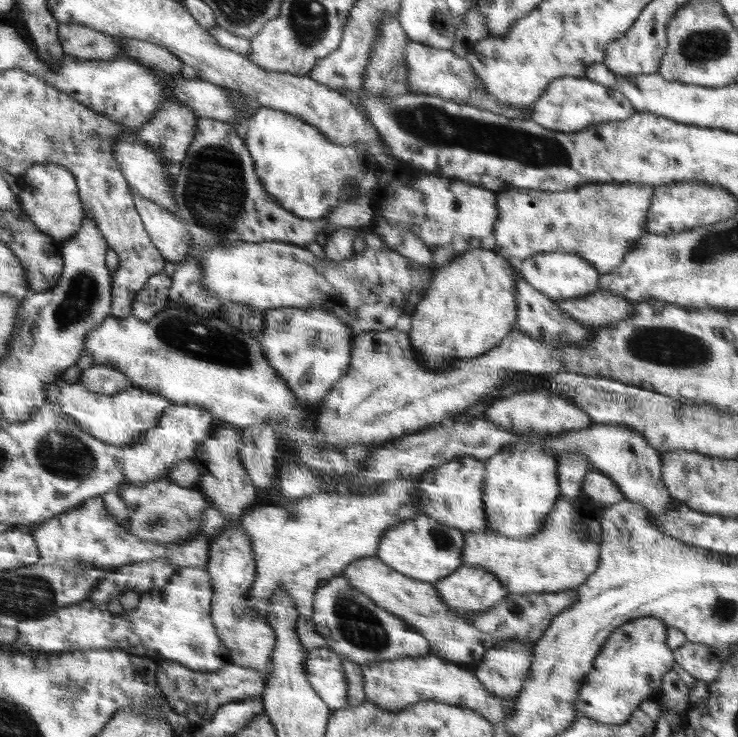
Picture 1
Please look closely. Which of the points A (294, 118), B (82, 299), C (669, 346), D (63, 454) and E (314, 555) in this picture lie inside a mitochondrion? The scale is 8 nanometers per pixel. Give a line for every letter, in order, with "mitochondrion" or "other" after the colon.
A: other
B: mitochondrion
C: mitochondrion
D: mitochondrion
E: other

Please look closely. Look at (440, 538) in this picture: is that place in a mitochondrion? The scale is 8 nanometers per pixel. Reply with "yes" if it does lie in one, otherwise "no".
yes

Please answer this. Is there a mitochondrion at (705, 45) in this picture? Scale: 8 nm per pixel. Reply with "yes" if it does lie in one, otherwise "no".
yes

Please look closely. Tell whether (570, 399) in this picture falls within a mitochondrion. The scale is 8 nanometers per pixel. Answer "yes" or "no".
no

